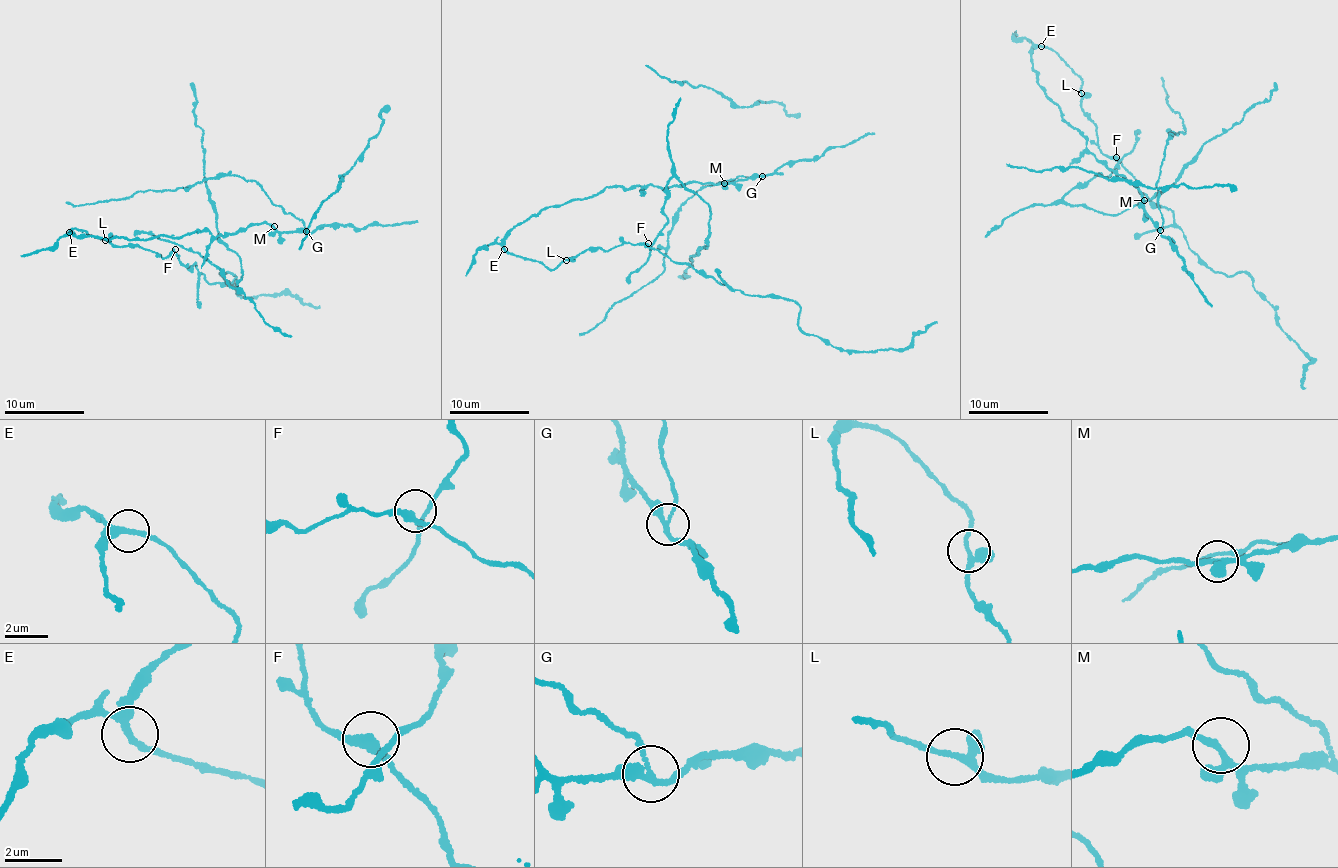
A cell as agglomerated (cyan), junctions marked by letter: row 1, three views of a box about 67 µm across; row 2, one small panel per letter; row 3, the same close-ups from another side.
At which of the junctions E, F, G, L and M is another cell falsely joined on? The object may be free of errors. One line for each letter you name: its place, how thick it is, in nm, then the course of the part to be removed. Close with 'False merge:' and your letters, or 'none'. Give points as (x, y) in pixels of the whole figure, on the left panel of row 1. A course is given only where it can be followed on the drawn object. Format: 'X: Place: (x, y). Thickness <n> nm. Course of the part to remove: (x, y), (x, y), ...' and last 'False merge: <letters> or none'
G: Place: (306, 231). Thickness 200 nm. Course of the part to remove: (306, 231), (305, 223), (289, 214), (253, 181), (240, 177), (219, 175), (199, 183), (73, 207), (66, 202)
False merge: G

